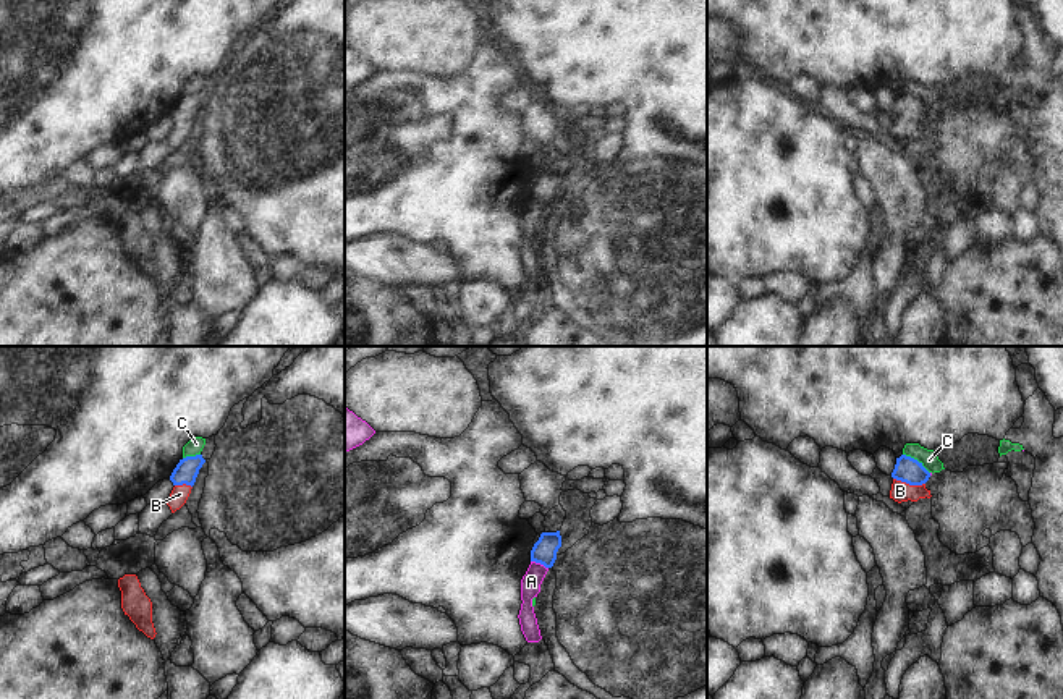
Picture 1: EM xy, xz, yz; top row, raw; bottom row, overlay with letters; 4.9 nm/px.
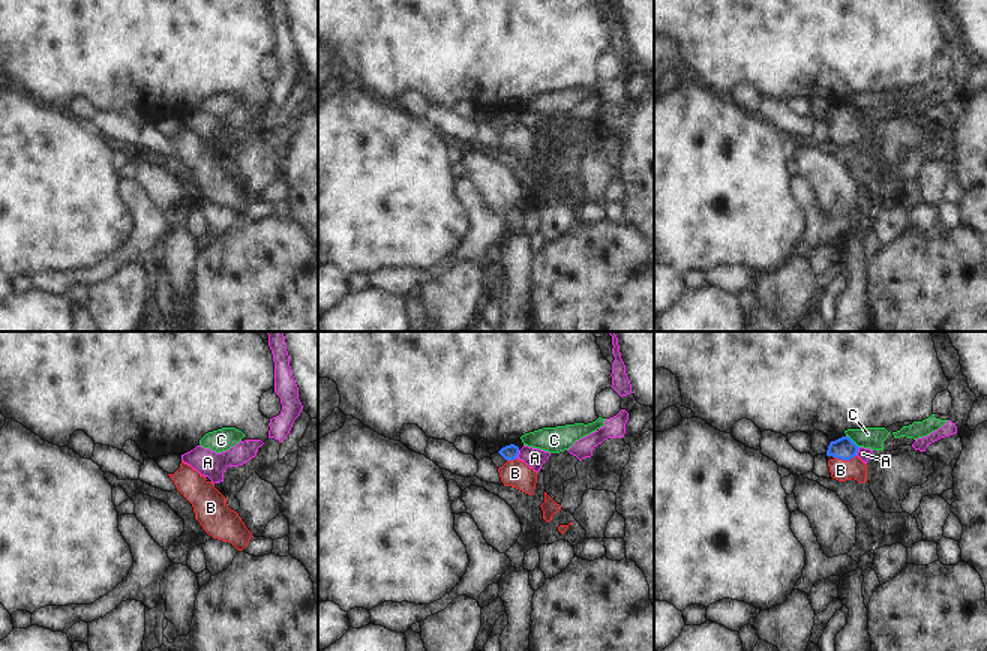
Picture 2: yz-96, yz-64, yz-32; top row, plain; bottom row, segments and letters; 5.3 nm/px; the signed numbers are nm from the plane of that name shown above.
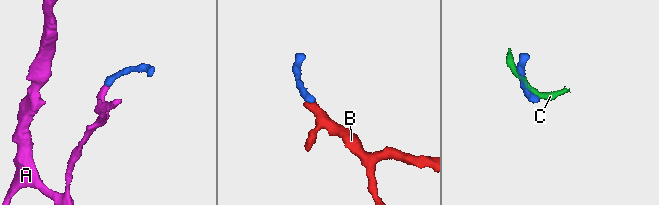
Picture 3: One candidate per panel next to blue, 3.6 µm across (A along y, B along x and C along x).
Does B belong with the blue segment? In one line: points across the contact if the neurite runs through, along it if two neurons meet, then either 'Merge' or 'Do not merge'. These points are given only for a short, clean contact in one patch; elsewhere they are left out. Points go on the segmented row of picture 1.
Path across: yz (906, 470), (910, 484), (900, 491). Merge.

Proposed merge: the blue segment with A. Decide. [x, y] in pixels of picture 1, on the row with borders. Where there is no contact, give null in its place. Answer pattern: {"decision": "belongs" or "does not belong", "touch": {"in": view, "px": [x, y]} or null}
{"decision": "does not belong", "touch": {"in": "xz", "px": [539, 562]}}

